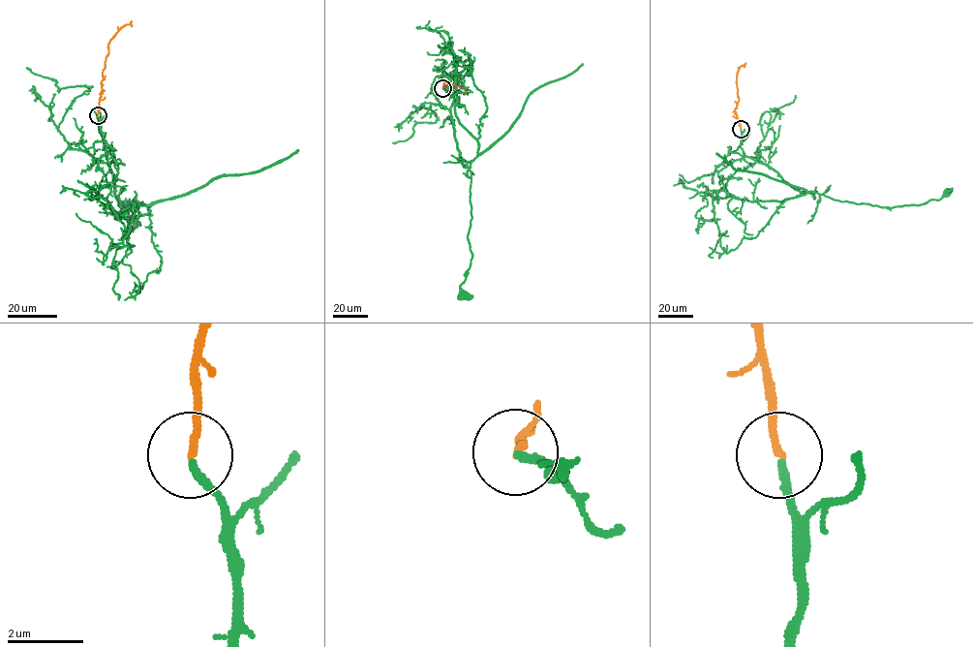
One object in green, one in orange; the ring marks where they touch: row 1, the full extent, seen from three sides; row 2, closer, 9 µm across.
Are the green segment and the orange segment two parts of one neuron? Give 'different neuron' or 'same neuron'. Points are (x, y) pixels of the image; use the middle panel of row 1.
same neuron

